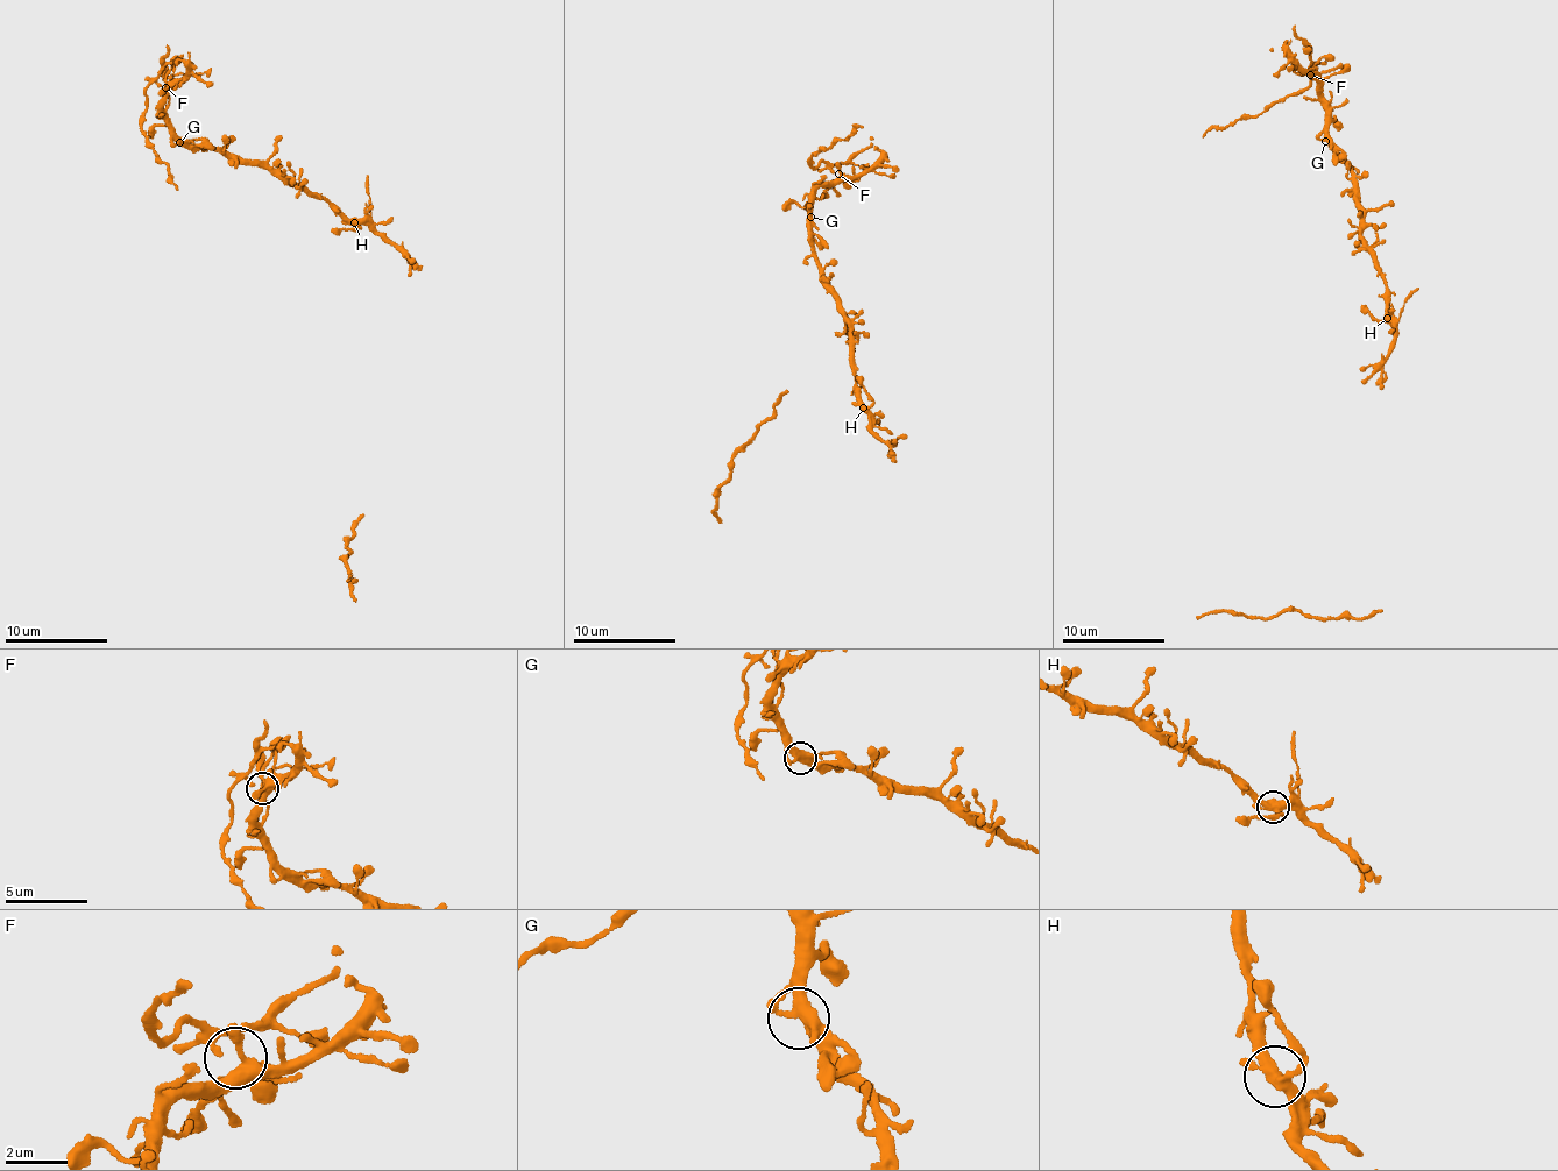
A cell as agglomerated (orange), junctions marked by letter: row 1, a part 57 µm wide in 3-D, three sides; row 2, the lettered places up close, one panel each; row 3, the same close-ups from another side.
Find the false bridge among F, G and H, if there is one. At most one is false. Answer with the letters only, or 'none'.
none

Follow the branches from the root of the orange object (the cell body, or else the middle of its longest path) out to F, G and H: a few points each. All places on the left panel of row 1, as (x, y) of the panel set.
F: (386, 241), (339, 208), (264, 169), (199, 149), (170, 132), (170, 118), (163, 112), (165, 87)
G: (386, 241), (339, 208), (264, 169), (179, 142)
H: (386, 241), (379, 233), (354, 222)

